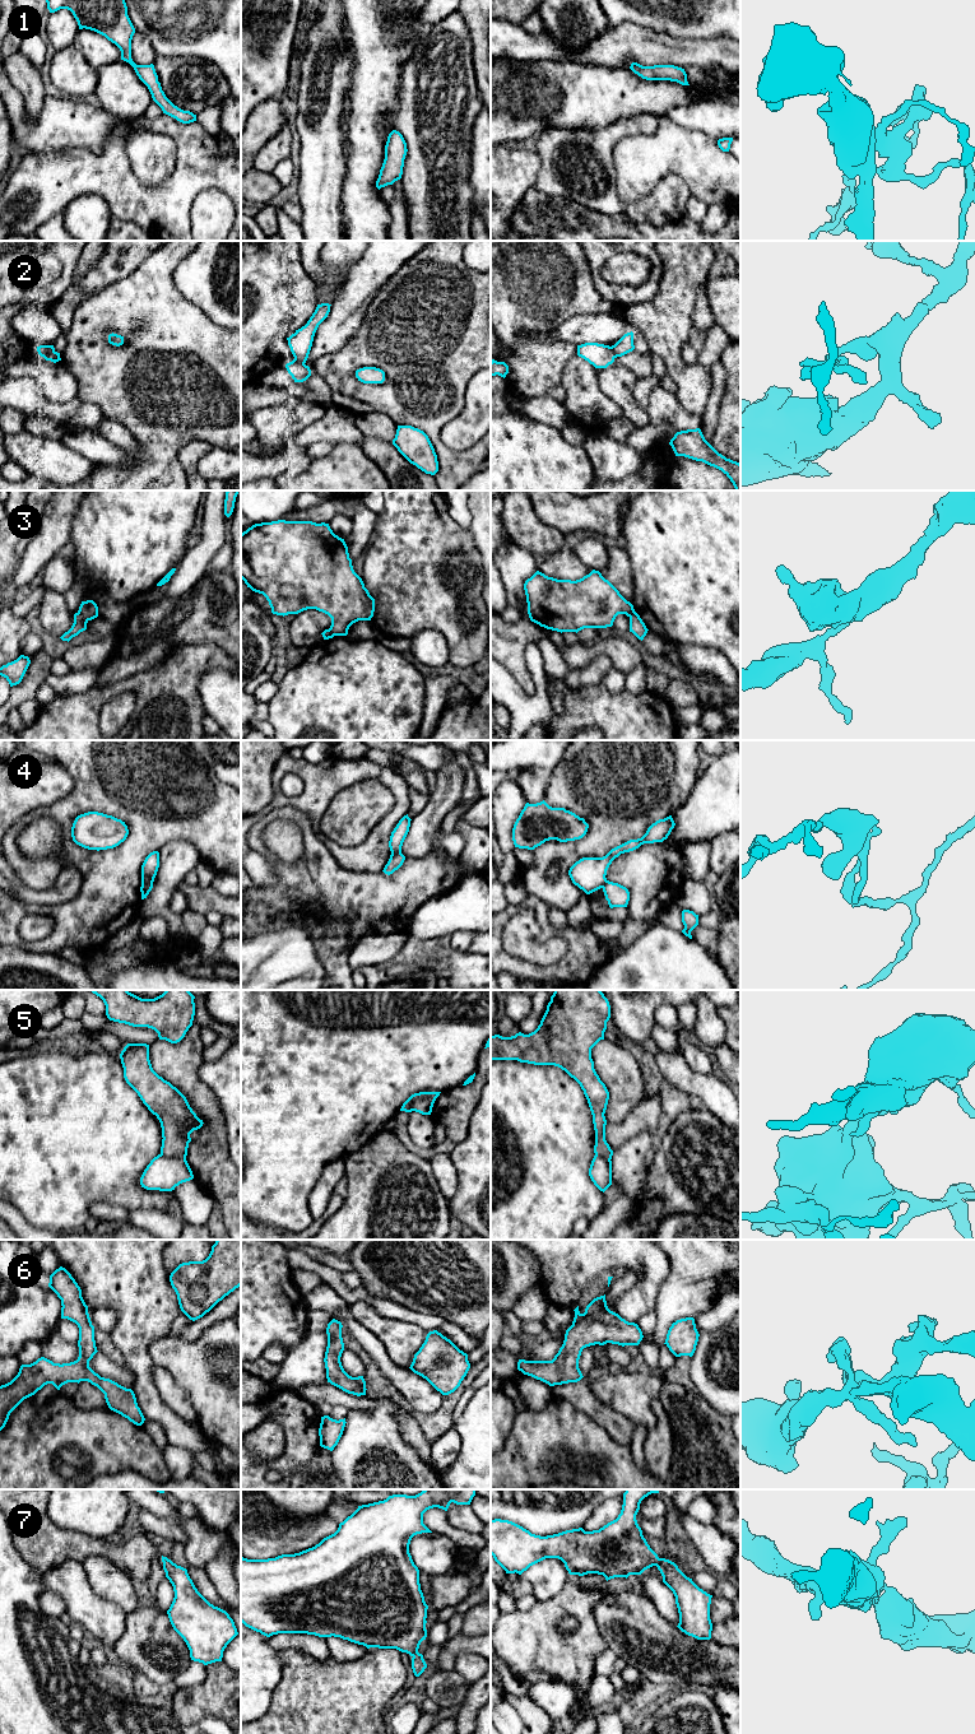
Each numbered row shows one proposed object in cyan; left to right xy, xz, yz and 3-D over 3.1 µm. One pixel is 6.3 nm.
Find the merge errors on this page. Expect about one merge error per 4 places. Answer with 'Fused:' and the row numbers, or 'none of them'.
Fused: 2, 3, 4, 5

